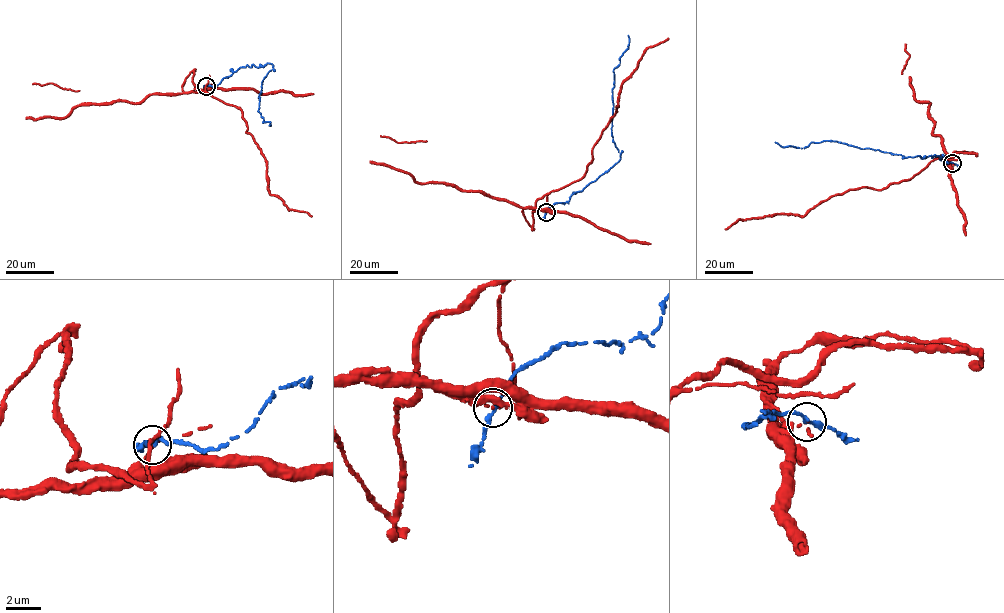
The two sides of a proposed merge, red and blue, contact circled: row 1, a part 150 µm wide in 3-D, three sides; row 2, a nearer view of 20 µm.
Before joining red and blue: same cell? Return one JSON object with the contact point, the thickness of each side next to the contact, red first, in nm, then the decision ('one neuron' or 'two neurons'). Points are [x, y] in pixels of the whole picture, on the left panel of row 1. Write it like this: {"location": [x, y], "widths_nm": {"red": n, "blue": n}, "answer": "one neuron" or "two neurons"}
{"location": [206, 86], "widths_nm": {"red": 110, "blue": 240}, "answer": "two neurons"}

